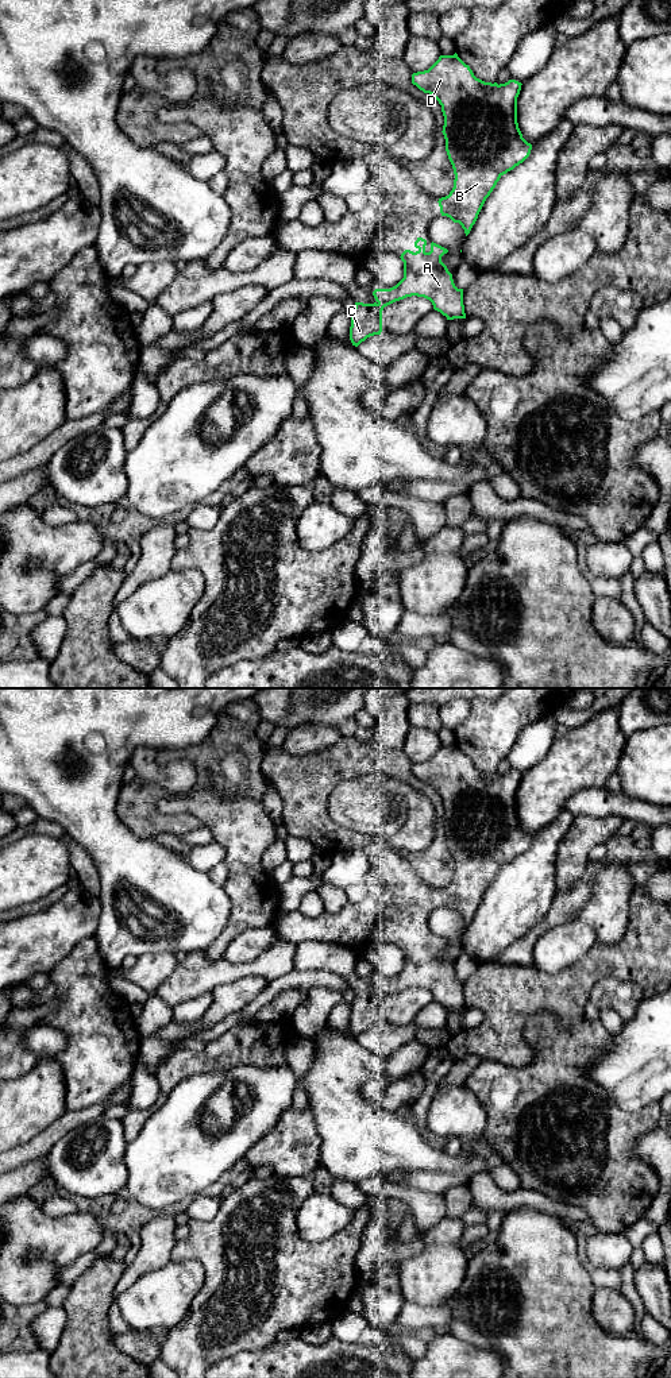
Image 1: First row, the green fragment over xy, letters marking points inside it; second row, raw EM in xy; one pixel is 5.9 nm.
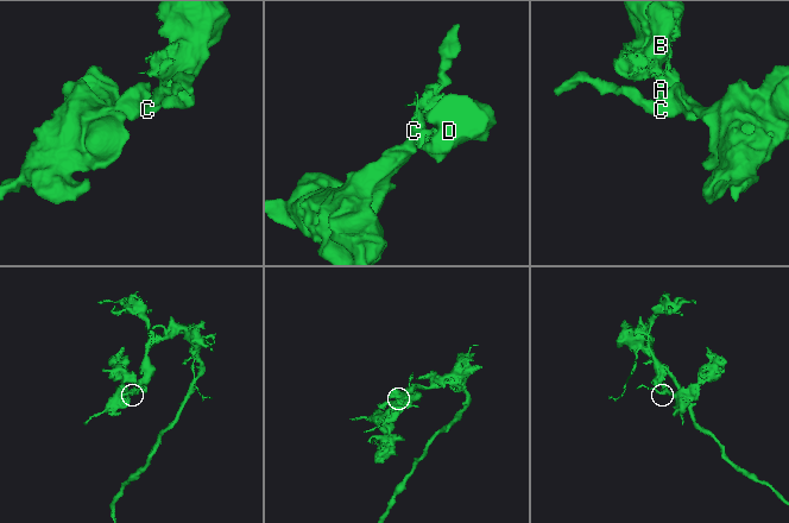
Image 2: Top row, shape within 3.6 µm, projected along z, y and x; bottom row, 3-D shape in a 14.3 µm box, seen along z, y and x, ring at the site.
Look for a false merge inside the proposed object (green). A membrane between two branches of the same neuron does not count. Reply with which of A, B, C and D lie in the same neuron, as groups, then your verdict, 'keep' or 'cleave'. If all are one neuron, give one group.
groups A B D / C; cleave

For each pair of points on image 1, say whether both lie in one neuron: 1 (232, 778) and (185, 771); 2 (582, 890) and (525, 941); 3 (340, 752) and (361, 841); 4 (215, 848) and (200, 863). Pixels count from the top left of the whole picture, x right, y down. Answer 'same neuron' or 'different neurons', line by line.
1: different neurons
2: same neuron
3: same neuron
4: same neuron

